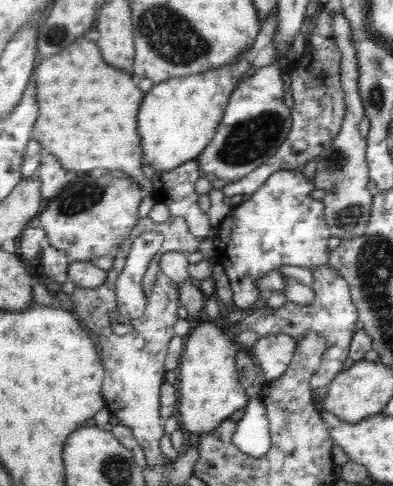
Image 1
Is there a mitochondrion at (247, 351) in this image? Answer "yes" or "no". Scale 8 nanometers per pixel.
no

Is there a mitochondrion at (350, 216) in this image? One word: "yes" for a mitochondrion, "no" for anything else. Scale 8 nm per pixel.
yes

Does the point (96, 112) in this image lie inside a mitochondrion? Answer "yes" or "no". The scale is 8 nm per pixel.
no

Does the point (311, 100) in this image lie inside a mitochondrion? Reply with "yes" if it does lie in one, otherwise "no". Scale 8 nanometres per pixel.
no

